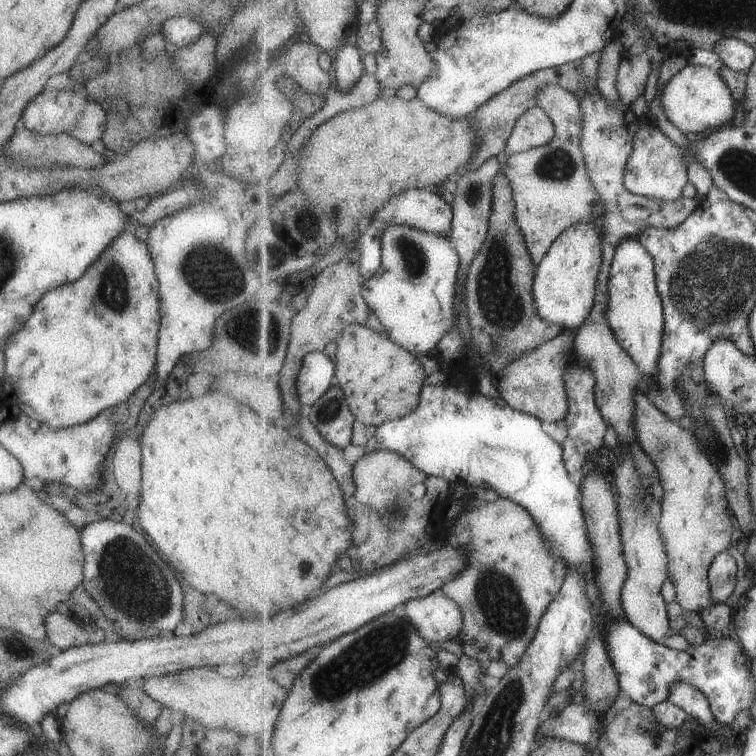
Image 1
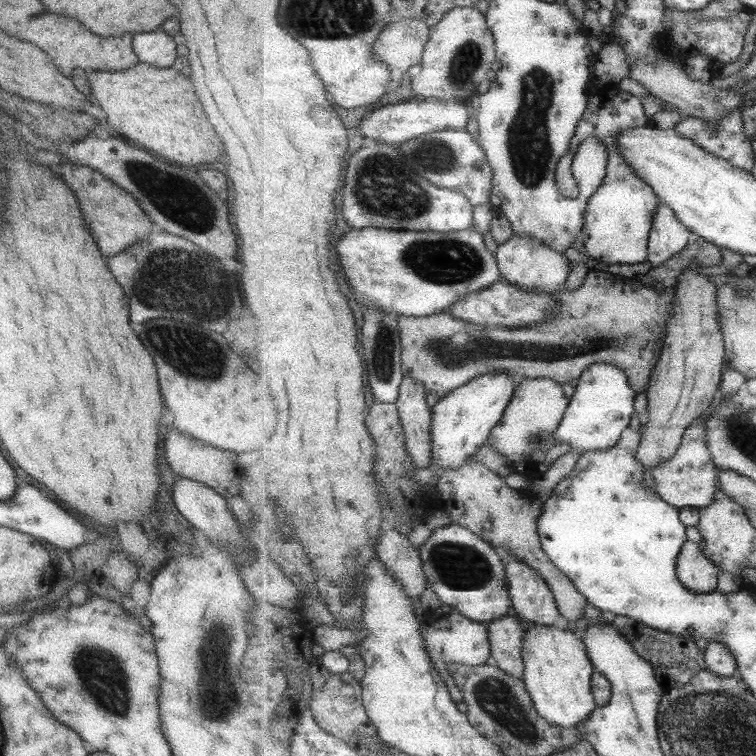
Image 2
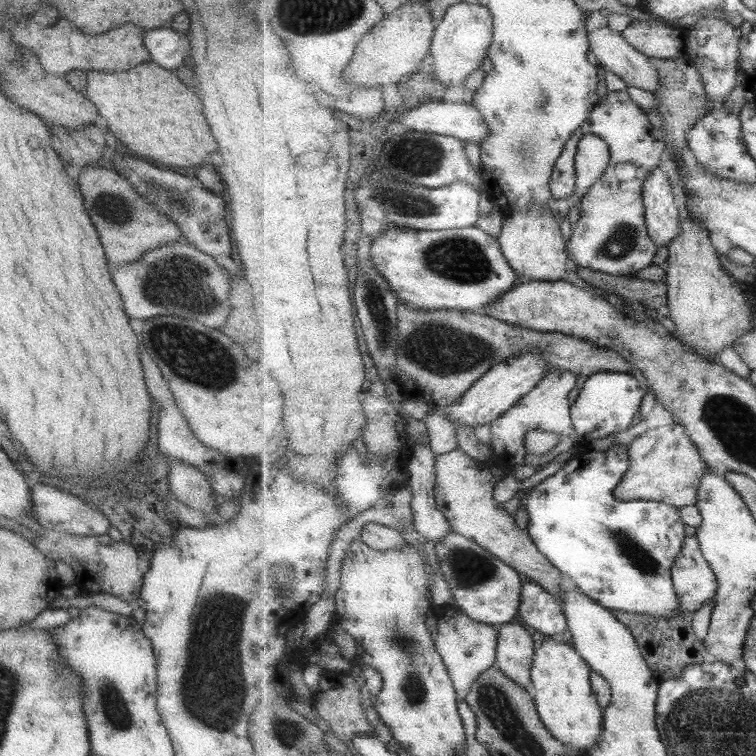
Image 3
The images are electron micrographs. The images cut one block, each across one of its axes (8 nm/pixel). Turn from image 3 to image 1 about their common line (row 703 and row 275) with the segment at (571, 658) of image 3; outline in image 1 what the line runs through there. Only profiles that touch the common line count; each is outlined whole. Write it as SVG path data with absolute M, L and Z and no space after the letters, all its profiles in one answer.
M579 222L565 230L546 257L534 280L535 304L539 316L553 324L563 324L565 330L577 331L594 309L599 274L603 268L603 238L599 223Z

